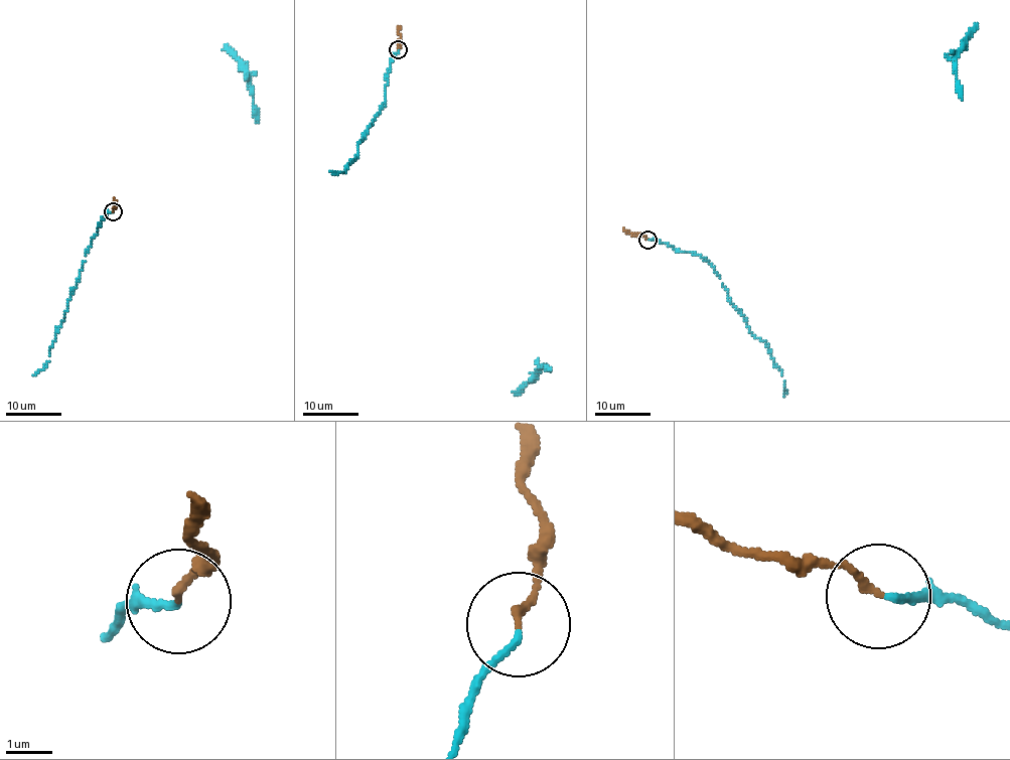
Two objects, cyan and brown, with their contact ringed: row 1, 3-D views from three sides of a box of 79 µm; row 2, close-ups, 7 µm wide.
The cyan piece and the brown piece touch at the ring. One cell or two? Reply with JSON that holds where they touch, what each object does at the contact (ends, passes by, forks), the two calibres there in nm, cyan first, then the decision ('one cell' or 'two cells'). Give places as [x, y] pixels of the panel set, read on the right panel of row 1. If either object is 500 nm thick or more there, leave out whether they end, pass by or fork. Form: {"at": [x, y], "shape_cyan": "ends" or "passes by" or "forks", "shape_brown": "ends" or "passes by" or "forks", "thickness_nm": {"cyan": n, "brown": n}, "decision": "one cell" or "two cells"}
{"at": [647, 240], "shape_cyan": "ends", "shape_brown": "ends", "thickness_nm": {"cyan": 140, "brown": 170}, "decision": "one cell"}

